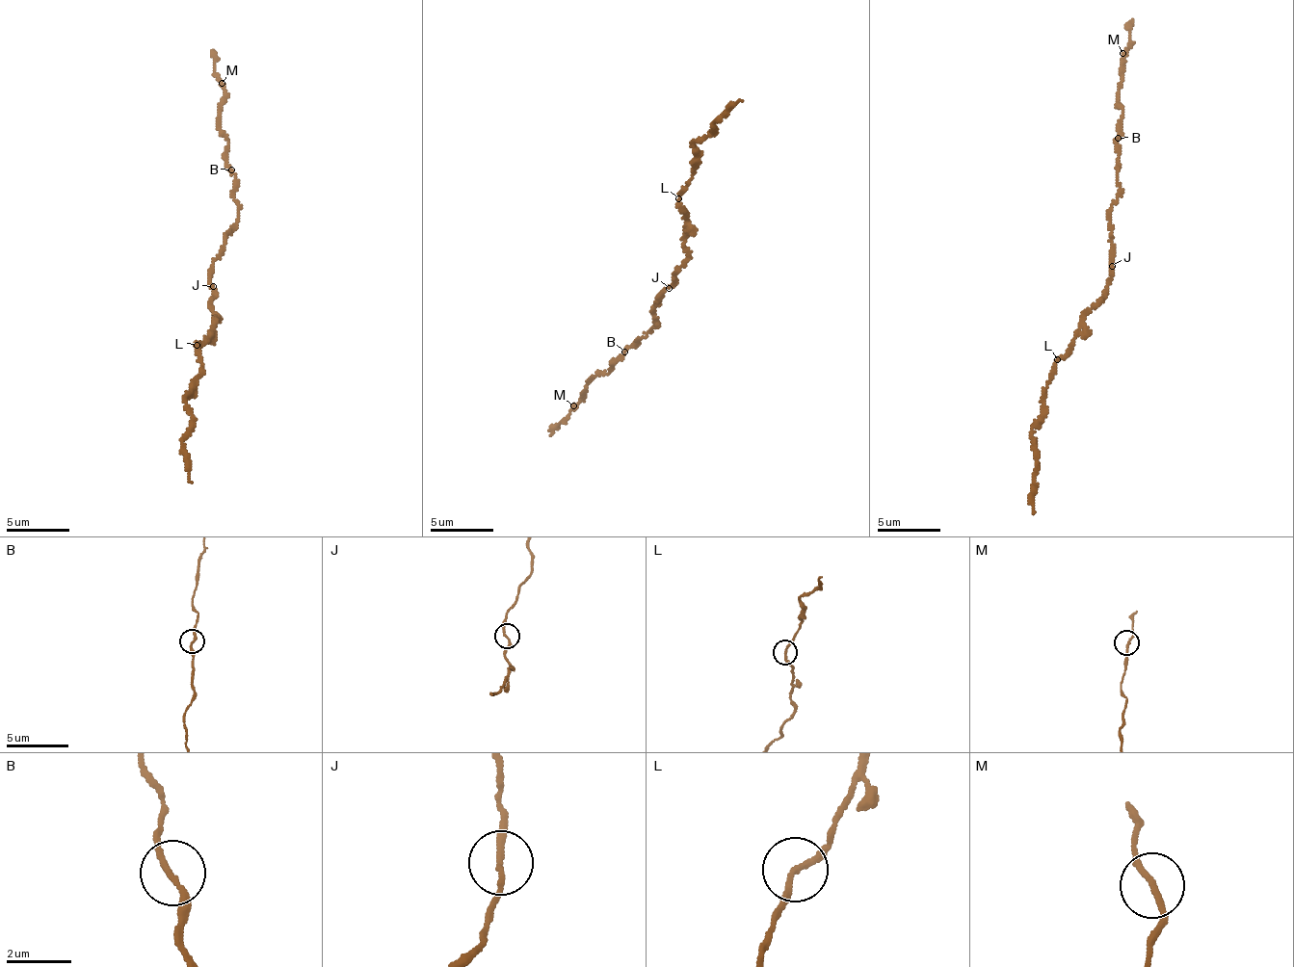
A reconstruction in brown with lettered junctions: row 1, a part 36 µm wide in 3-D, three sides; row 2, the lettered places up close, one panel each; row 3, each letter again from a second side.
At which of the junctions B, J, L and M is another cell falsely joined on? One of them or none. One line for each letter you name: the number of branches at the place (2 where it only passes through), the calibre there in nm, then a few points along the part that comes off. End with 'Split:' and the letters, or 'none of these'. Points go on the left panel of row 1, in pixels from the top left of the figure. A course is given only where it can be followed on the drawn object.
Split: none of these

